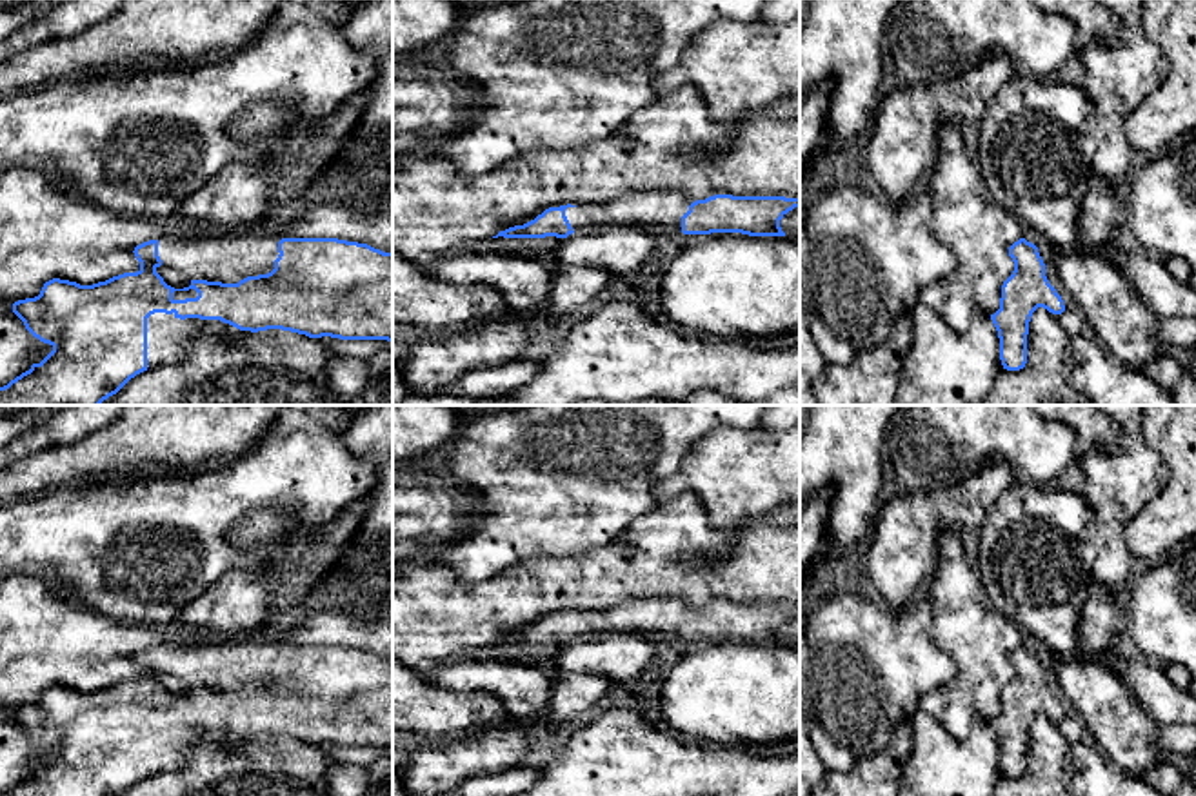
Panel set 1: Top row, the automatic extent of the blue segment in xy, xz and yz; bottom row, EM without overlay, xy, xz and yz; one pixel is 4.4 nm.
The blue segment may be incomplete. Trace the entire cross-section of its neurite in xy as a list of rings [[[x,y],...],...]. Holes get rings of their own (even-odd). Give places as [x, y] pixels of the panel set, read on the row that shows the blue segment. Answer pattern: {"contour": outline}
{"contour": [[[242,231],[233,234],[205,233],[189,240],[149,240],[135,247],[135,256],[140,262],[136,273],[124,273],[105,282],[93,285],[80,285],[76,282],[53,278],[44,284],[42,291],[35,298],[18,300],[13,303],[13,313],[24,322],[25,329],[44,343],[49,343],[53,351],[40,362],[33,363],[29,371],[22,373],[7,385],[0,387],[0,405],[100,405],[109,396],[116,394],[136,374],[154,369],[162,363],[180,362],[191,343],[205,329],[224,329],[233,340],[244,342],[258,331],[282,329],[309,338],[340,338],[340,340],[387,340],[393,342],[393,253],[384,253],[367,244],[347,242],[338,238],[280,238],[260,231]],[[164,265],[178,271],[191,280],[189,287],[174,289],[164,282],[156,269]]]}

